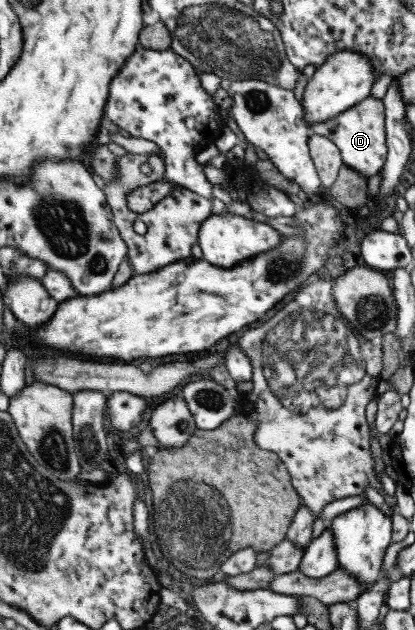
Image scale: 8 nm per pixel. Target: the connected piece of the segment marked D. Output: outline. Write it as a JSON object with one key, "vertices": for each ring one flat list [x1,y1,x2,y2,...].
{"vertices":[[367,96,366,99,355,103,354,107,335,115,335,118,309,125,309,133,321,135,333,142,339,151,342,165,367,179,379,173,385,163,386,143,383,127,384,108,381,100]]}

